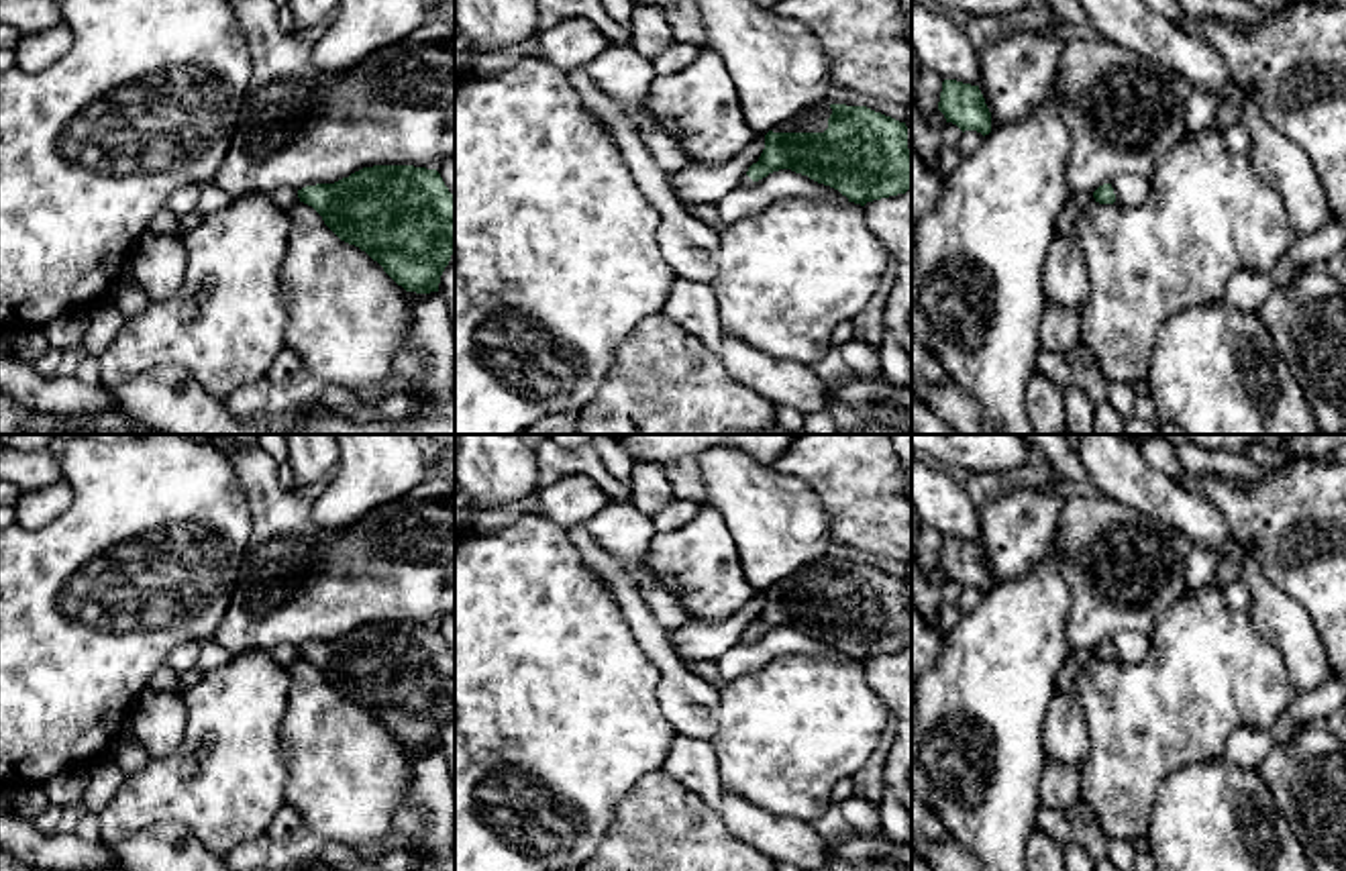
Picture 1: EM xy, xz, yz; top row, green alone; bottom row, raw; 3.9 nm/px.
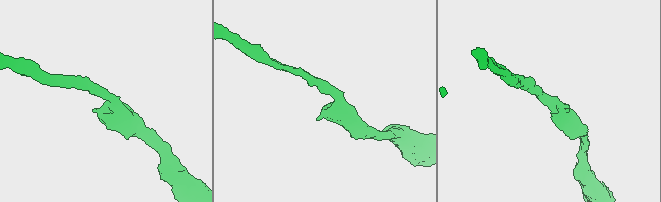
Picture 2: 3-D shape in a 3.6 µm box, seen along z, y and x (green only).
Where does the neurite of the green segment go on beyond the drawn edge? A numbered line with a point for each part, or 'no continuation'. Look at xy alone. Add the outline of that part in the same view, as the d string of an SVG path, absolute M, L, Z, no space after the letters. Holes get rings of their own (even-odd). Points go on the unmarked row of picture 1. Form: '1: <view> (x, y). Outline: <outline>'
no continuation

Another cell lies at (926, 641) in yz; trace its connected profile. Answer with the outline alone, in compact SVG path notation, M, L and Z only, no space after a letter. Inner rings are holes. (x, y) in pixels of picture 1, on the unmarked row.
M912 604L912 726L916 722L916 681L934 665L942 645L942 634L930 626Z

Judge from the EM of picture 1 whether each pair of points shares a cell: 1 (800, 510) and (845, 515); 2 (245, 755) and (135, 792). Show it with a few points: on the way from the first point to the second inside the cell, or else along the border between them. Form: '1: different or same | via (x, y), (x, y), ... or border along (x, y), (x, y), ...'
1: different | border along (796, 476), (816, 492), (833, 539)
2: same | via (219, 782), (162, 790)

